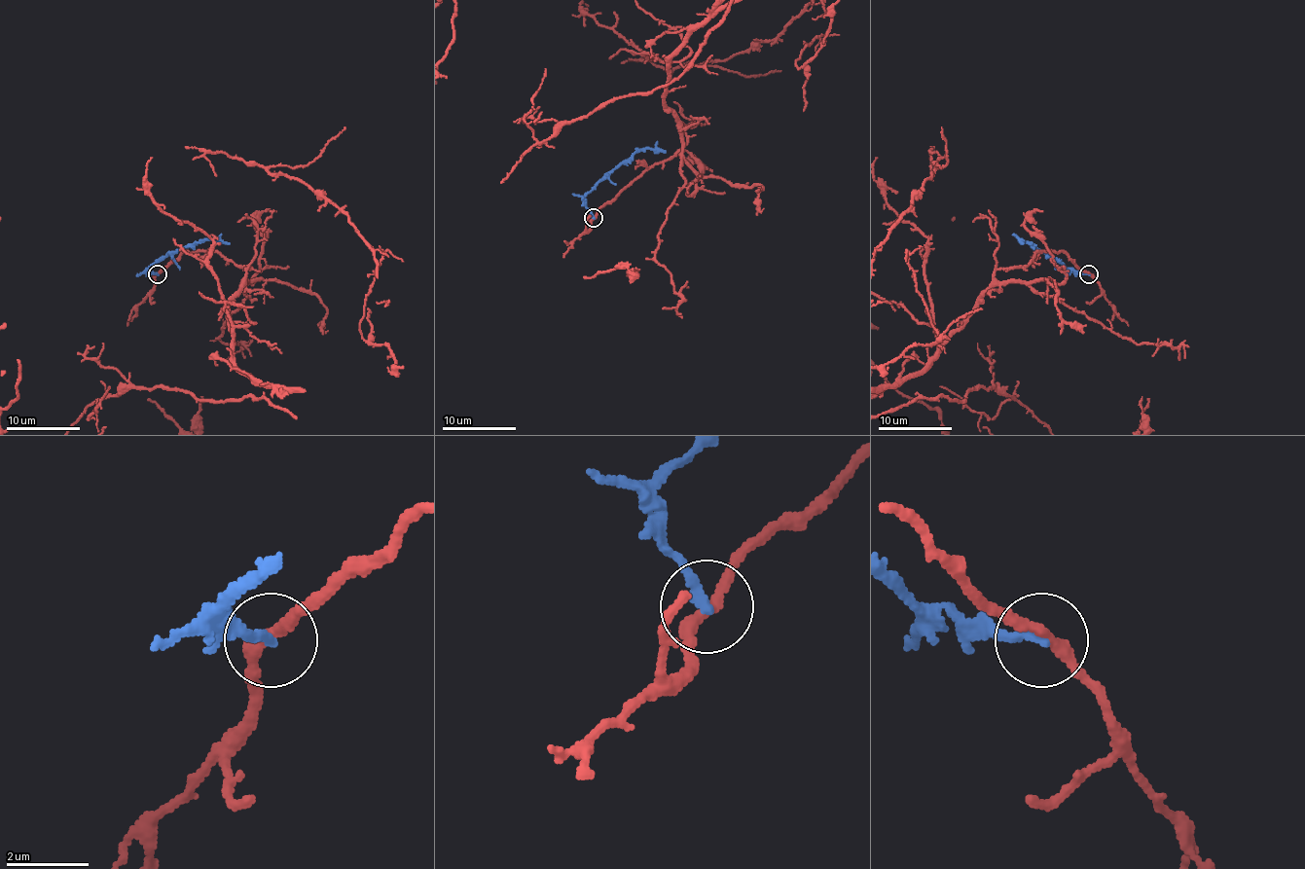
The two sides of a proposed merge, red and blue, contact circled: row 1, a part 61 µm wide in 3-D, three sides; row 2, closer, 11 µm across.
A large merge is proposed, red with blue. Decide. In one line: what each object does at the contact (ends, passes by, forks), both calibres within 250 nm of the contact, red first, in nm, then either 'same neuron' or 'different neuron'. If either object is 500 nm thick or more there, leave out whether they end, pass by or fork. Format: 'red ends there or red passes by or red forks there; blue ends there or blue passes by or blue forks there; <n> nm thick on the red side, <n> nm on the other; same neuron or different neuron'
red passes by; blue ends there; 280 nm thick on the red side, 260 nm on the other; different neuron

